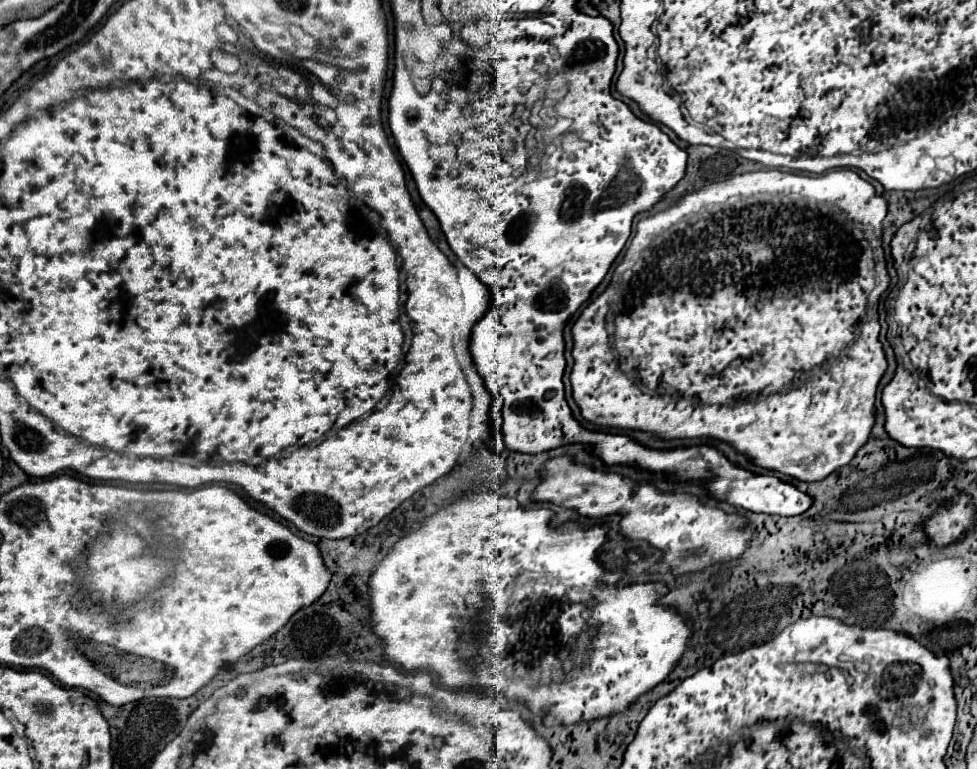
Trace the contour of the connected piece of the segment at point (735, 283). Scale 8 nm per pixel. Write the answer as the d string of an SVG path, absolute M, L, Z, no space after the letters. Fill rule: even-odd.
M763 166L756 172L730 175L721 184L715 182L697 192L685 194L675 206L639 221L631 246L625 252L623 262L615 268L609 286L581 312L581 316L571 328L573 334L571 356L575 360L571 372L573 400L587 422L621 428L621 430L641 430L657 436L659 440L715 438L727 442L739 454L745 454L753 466L781 472L801 482L817 482L827 478L837 468L847 466L855 458L859 448L867 444L871 436L871 428L875 426L877 386L887 370L887 356L883 344L879 342L881 326L879 326L877 312L879 299L890 285L882 248L882 224L887 216L887 200L883 196L877 196L875 188L869 182L865 182L859 174L847 168L831 170L821 176L810 176L810 172L793 172L785 169L788 168L769 169ZM799 194L807 196L807 200L803 200ZM823 215L830 216L833 222L823 222ZM607 312L613 312L615 332L611 338L605 330Z

